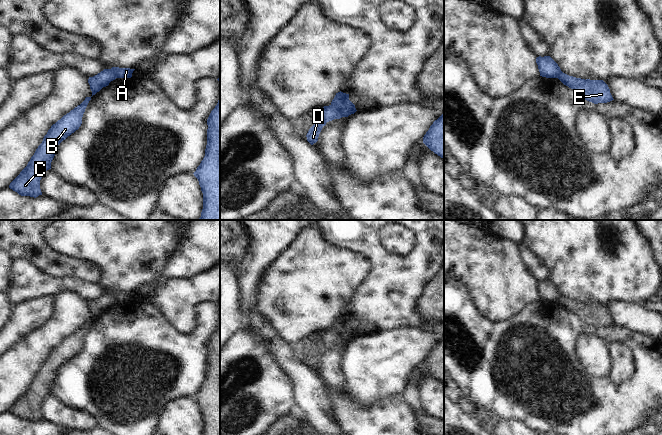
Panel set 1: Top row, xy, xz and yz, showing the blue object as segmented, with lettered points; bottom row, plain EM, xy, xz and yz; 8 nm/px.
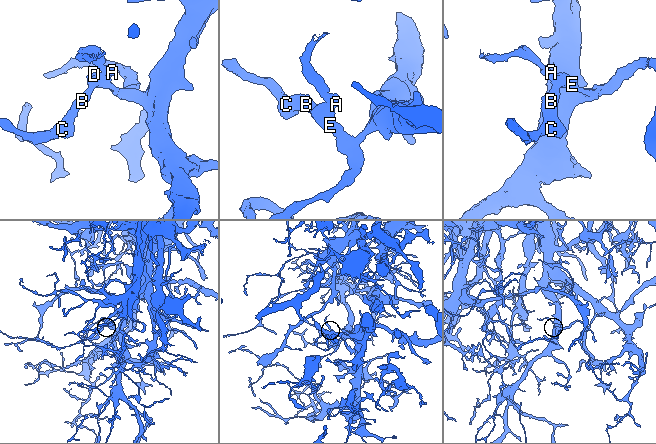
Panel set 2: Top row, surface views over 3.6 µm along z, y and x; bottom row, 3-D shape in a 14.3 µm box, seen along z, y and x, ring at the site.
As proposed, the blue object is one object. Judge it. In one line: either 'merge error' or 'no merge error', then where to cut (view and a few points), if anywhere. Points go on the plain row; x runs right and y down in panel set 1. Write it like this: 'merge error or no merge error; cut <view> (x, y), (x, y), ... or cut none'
merge error; cut xz (331, 328), (345, 340)

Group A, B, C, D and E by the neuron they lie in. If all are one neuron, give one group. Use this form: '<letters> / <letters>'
A / B C D E

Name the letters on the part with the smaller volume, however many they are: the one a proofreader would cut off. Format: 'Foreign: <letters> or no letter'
Foreign: A

